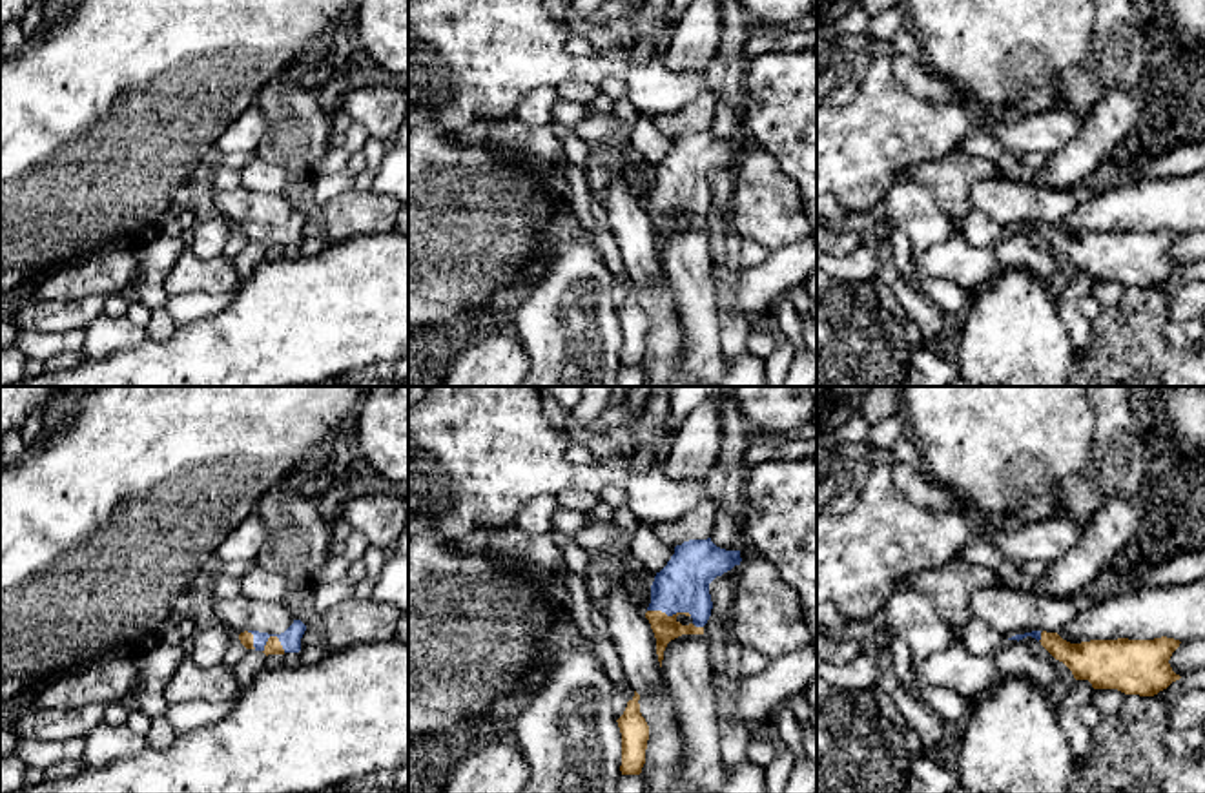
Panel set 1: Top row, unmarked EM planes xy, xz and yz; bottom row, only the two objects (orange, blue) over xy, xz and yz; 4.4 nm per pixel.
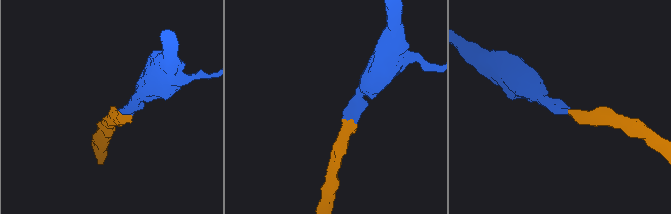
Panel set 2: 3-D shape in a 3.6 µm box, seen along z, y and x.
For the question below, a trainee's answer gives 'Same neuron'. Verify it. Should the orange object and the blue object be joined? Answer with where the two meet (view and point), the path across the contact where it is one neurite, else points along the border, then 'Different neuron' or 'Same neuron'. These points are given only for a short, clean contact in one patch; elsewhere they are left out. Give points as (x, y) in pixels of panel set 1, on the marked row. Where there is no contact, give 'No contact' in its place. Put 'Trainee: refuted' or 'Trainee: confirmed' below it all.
Touches orange at xz (669, 617). Path across: xz (666, 628), (669, 617), (669, 598), (682, 586). Same neuron
Trainee: confirmed

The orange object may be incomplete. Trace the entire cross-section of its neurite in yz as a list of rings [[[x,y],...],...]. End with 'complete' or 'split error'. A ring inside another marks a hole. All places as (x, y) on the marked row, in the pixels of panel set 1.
[[[1032,631],[1008,640],[1035,638],[1076,680],[1088,680],[1094,689],[1117,689],[1125,695],[1154,696],[1181,676],[1169,664],[1179,640],[1090,640],[1070,644],[1057,633]]]; split error

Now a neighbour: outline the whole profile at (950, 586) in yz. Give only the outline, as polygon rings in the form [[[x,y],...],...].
[[[953,558],[941,567],[908,576],[899,589],[926,594],[939,616],[955,631],[973,618],[970,613],[972,592],[995,585],[1004,585],[995,571]]]

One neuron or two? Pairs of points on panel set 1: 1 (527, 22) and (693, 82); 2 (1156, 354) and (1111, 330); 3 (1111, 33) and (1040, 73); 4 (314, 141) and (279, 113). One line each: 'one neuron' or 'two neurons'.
1: one neuron
2: one neuron
3: two neurons
4: one neuron

